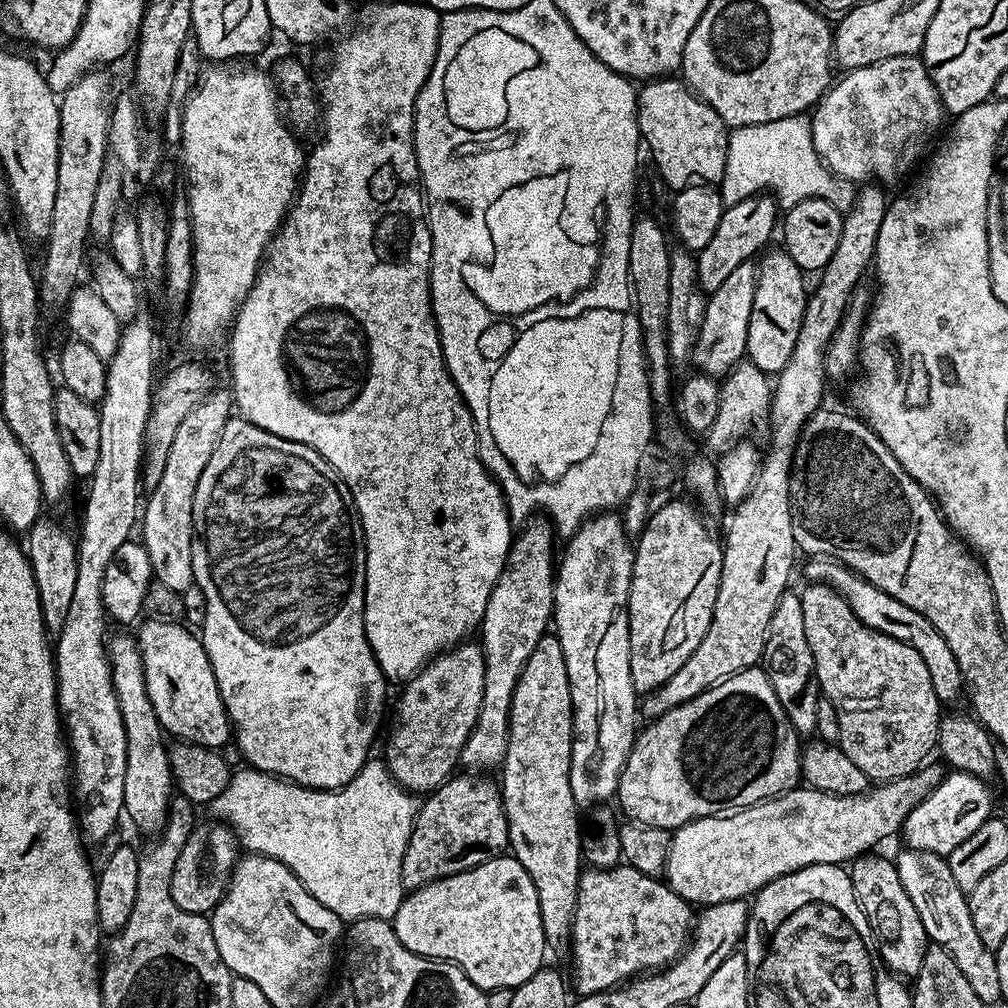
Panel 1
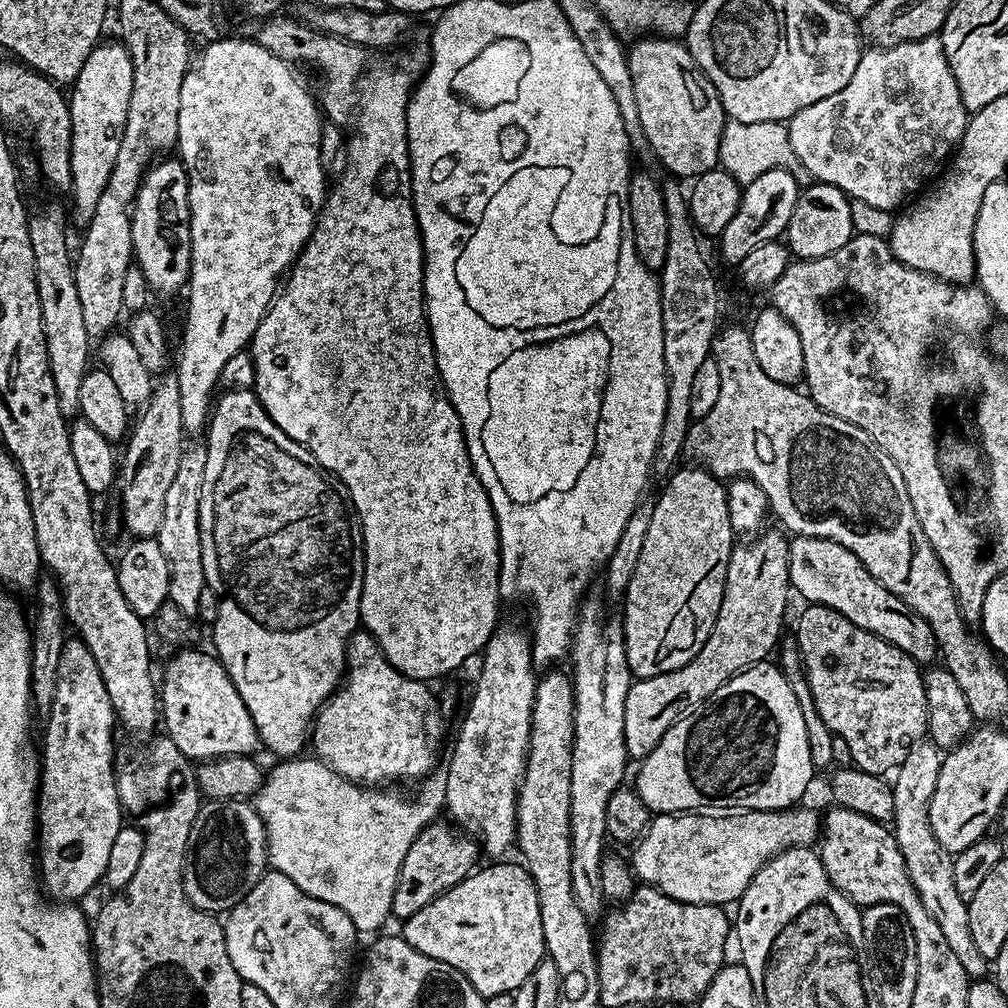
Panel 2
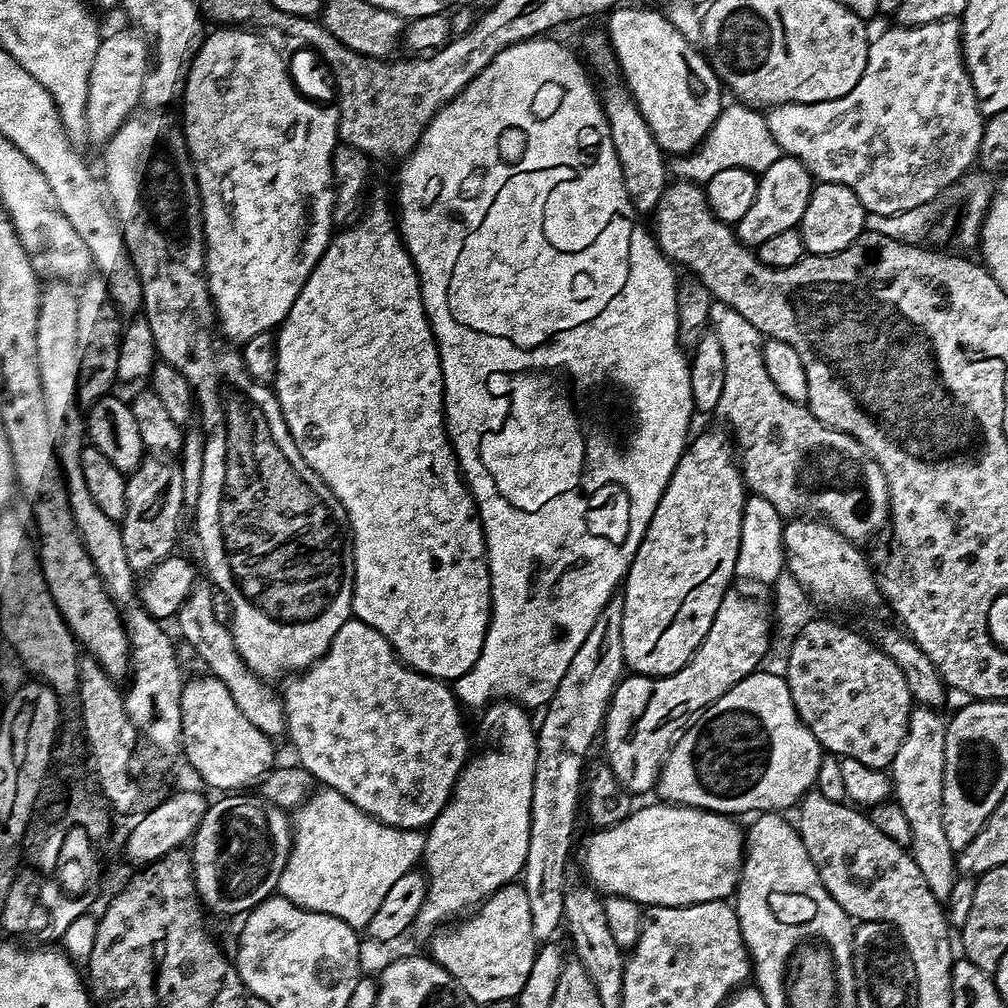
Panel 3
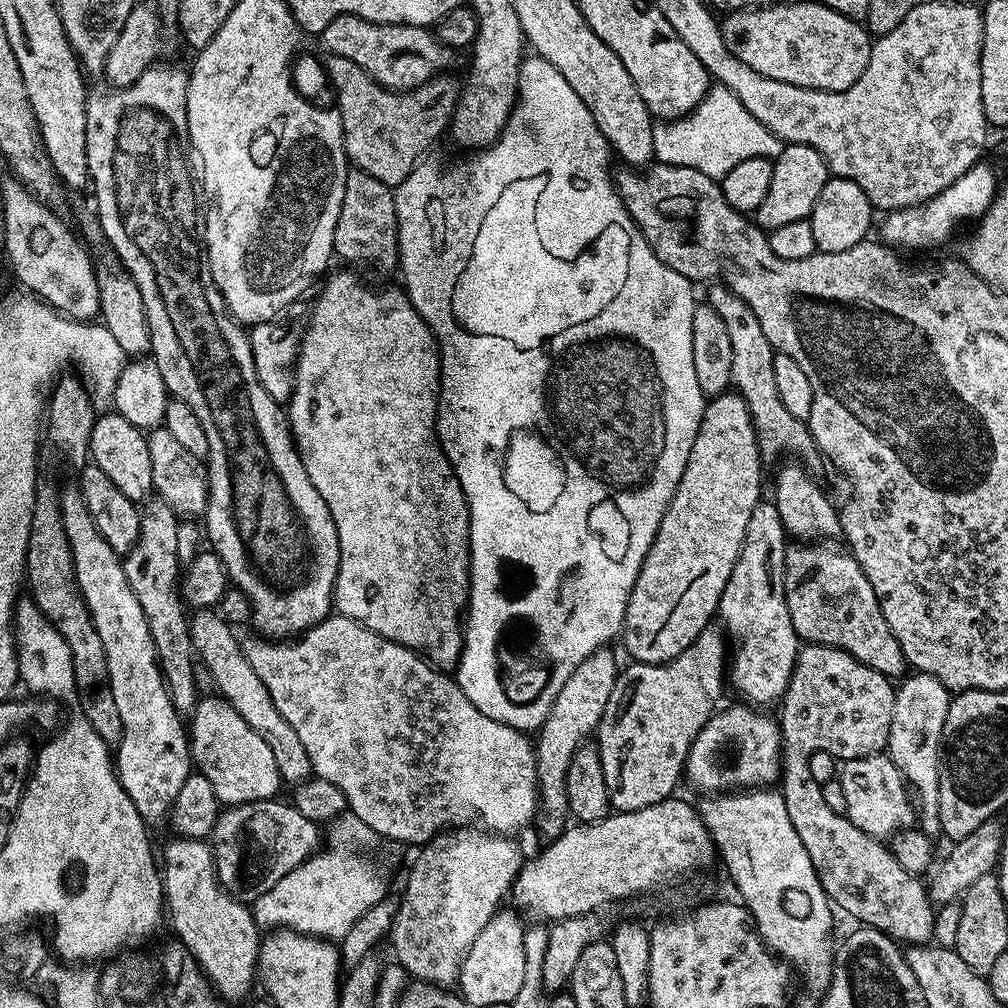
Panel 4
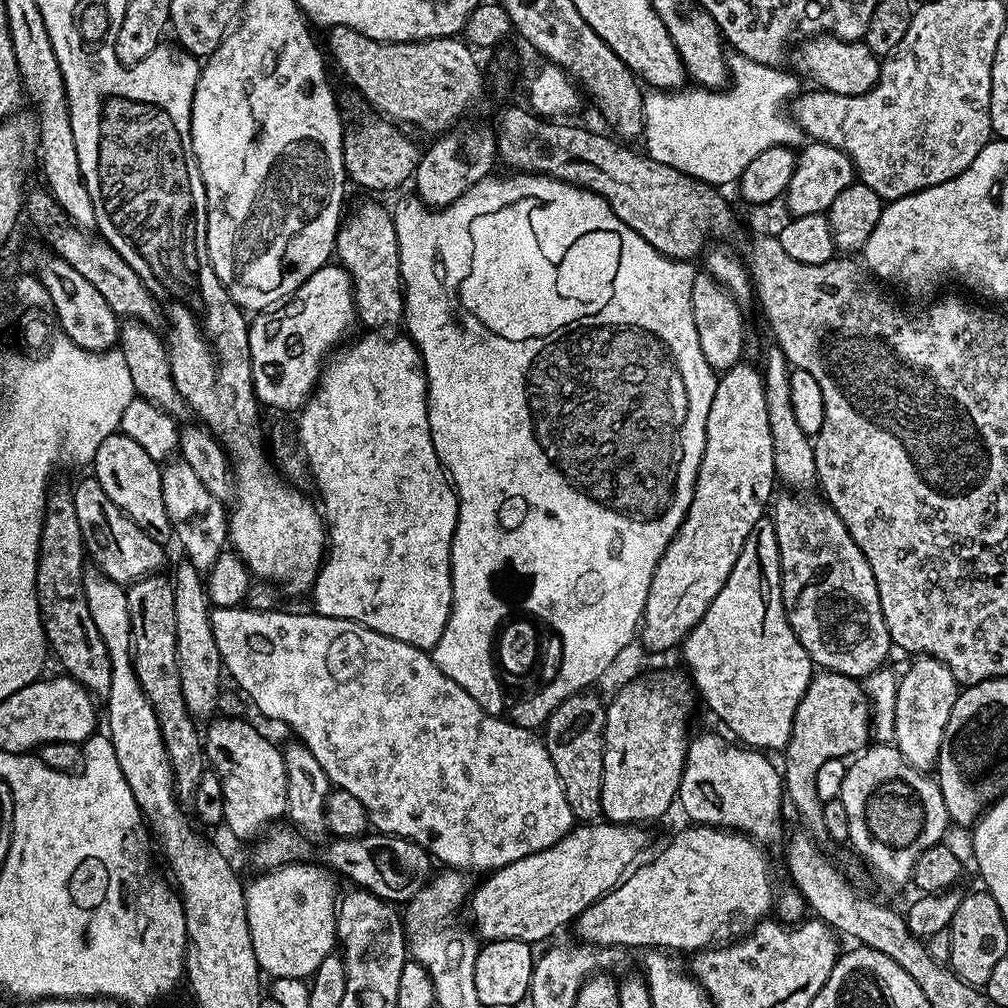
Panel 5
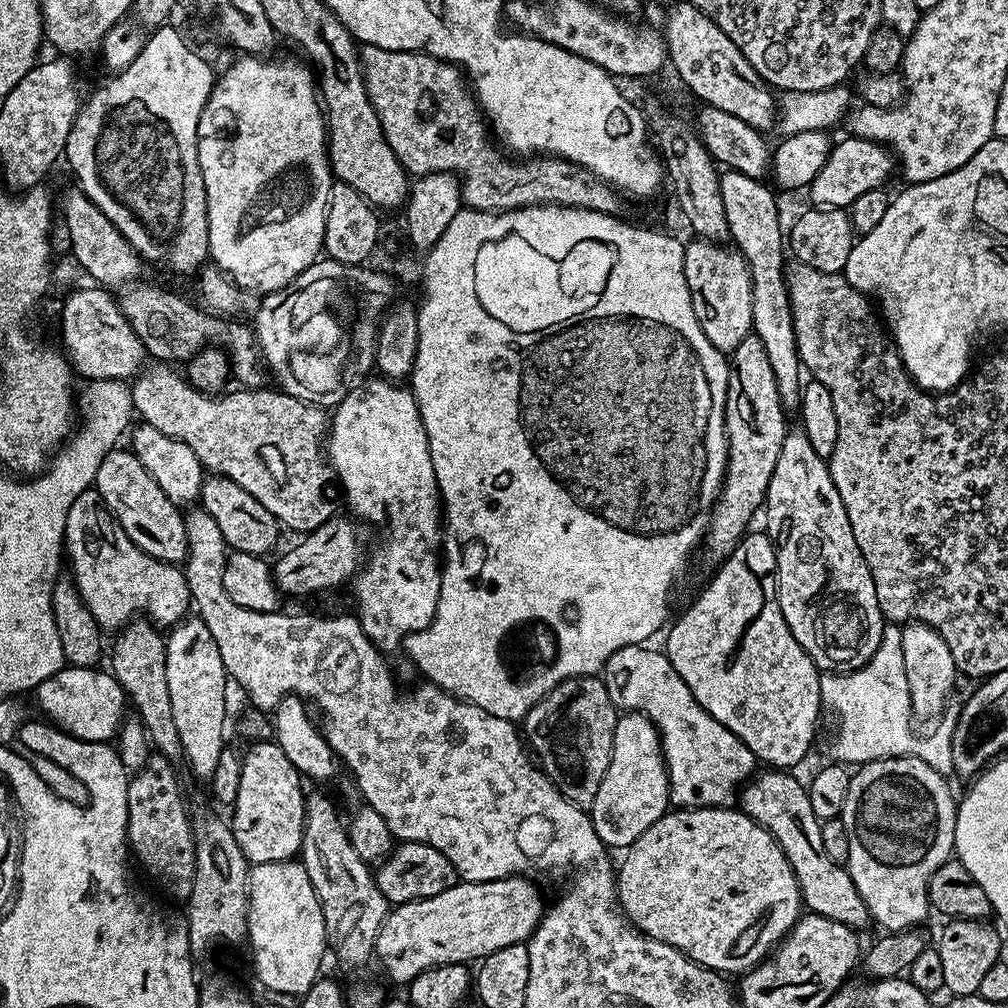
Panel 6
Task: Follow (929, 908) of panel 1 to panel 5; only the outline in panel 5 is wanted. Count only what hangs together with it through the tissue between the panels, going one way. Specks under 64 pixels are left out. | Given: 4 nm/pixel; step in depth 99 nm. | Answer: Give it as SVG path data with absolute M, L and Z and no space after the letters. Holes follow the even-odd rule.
M920 656L899 677L894 706L894 747L920 772L931 773L937 767L942 746L942 734L946 734L946 722L950 722L950 710L958 695L954 674L933 656Z

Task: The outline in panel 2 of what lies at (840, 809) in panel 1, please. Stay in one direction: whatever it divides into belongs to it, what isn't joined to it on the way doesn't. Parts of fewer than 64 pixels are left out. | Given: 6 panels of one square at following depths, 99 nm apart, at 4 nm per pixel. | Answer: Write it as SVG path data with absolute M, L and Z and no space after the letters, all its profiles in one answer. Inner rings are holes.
M793 806L790 808L783 808L781 812L753 812L751 810L736 810L731 814L653 815L648 821L647 828L640 833L638 839L635 841L634 847L631 849L631 851L633 850L632 860L630 856L631 871L634 873L637 881L658 889L658 891L662 894L666 894L678 902L686 902L687 904L718 904L721 906L728 906L728 903L730 903L729 905L731 905L733 902L739 901L740 895L742 895L742 893L746 890L746 886L750 886L750 882L754 878L754 874L758 874L758 870L762 870L762 866L766 862L773 860L778 853L784 852L787 848L802 848L805 846L812 846L817 843L818 837L822 832L822 827L820 828L820 820L816 817L814 809L804 807L805 806Z

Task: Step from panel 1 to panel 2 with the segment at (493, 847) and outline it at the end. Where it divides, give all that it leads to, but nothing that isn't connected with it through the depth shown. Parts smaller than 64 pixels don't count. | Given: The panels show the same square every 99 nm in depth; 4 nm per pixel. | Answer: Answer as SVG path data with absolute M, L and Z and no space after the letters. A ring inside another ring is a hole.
M433 822L414 838L406 858L402 858L402 870L398 870L398 882L394 886L392 916L397 921L409 920L422 906L450 890L458 882L467 878L468 873L477 867L476 859L482 856L482 849L467 831L461 830L455 823L440 824Z

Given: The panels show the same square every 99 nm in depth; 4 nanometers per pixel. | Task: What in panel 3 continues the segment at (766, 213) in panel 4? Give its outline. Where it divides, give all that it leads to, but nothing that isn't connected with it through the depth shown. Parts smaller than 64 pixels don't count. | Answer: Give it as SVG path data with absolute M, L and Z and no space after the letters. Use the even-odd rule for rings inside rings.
M781 154L778 162L765 172L759 173L758 194L754 194L754 202L746 215L734 225L738 239L749 248L759 249L762 242L774 238L781 230L790 230L799 225L802 214L806 214L806 202L810 202L810 194L814 187L814 177L801 160L793 156Z

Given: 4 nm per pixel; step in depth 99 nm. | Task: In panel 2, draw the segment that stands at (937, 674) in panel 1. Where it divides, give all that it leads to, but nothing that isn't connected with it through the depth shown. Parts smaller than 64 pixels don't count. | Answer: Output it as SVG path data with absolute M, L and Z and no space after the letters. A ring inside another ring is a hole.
M796 536L788 545L788 583L808 604L824 604L838 610L854 626L898 646L911 660L921 666L928 666L937 659L936 639L928 623L918 615L902 598L890 594L858 562L858 558L846 546L830 542L826 538Z

